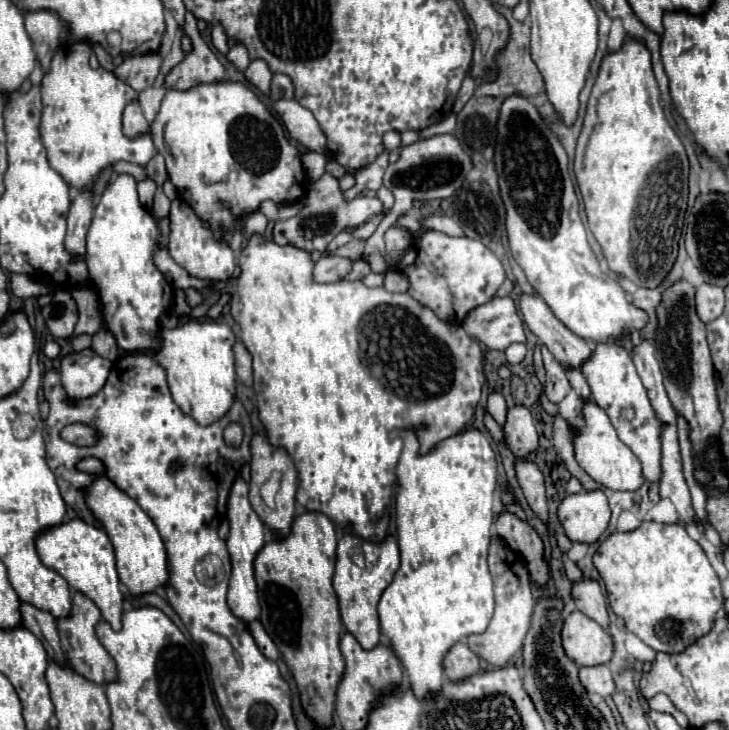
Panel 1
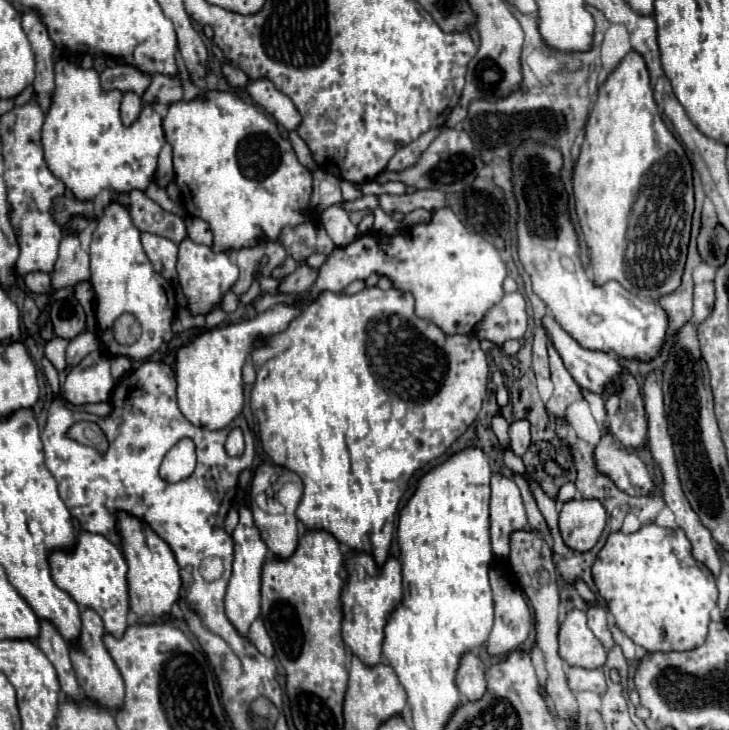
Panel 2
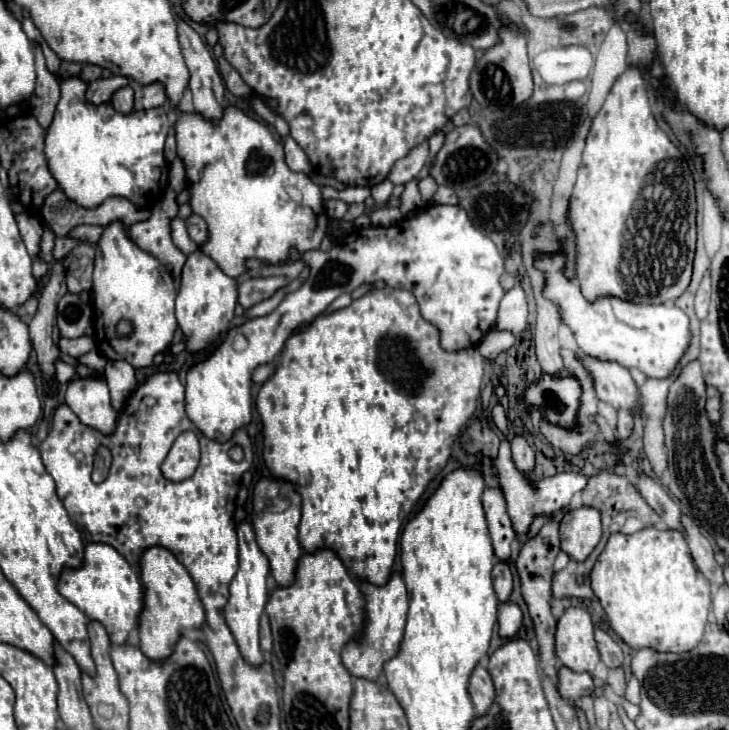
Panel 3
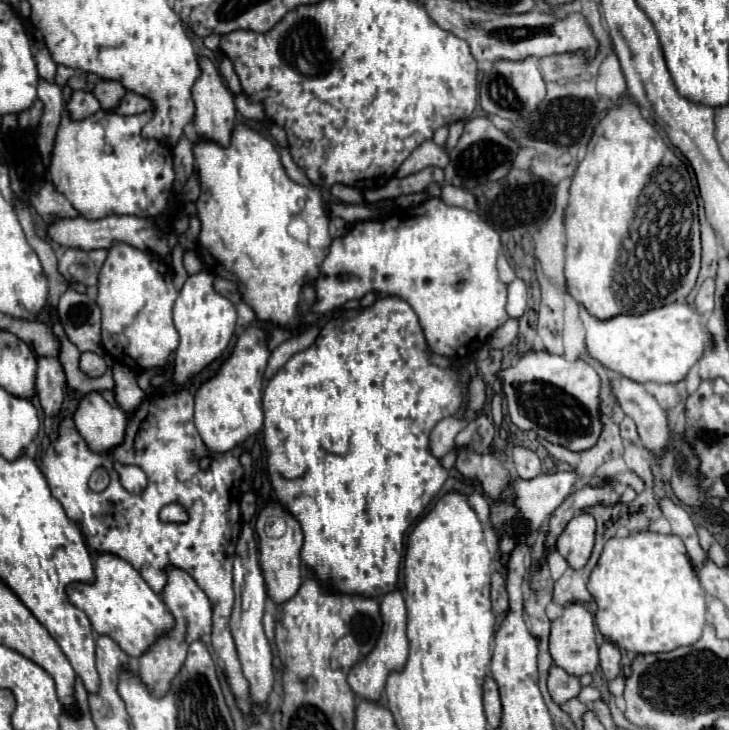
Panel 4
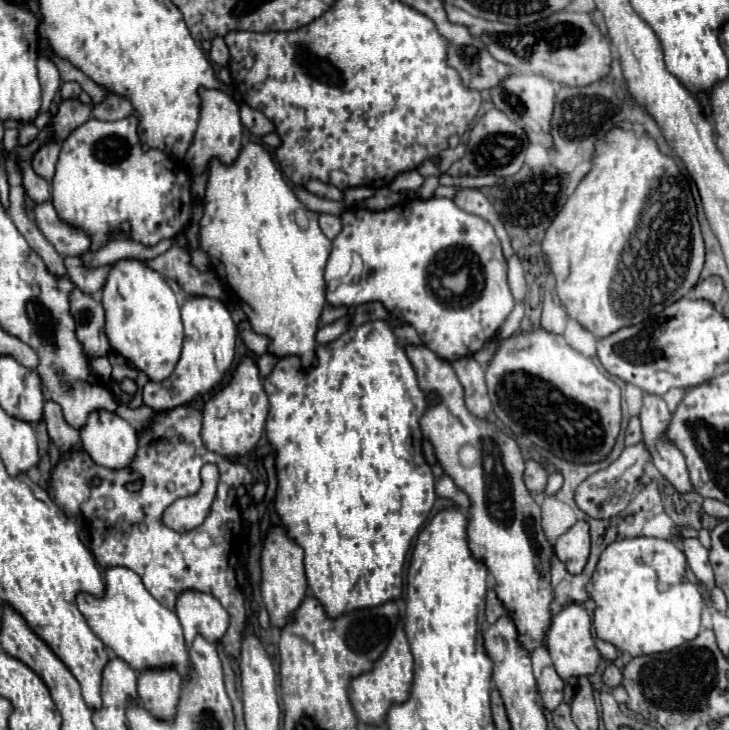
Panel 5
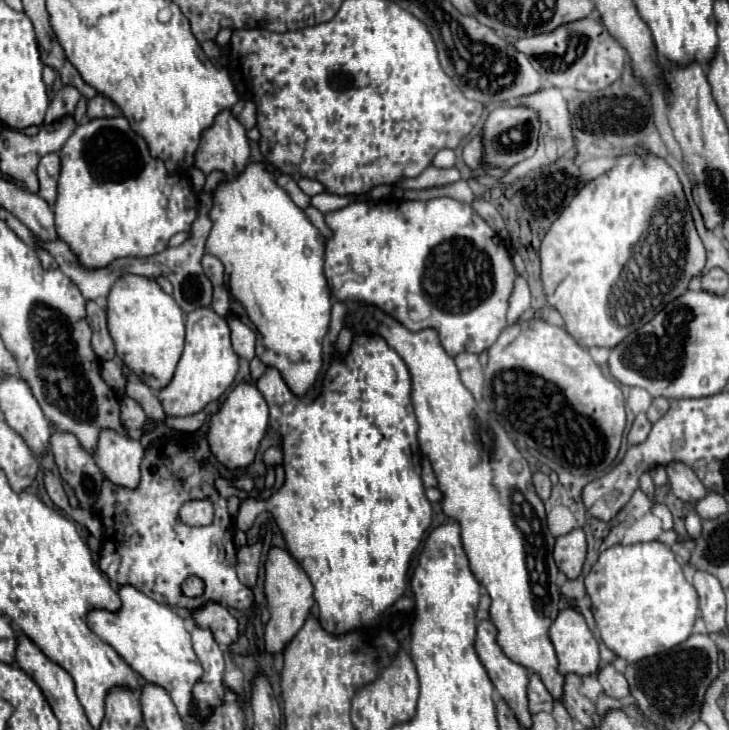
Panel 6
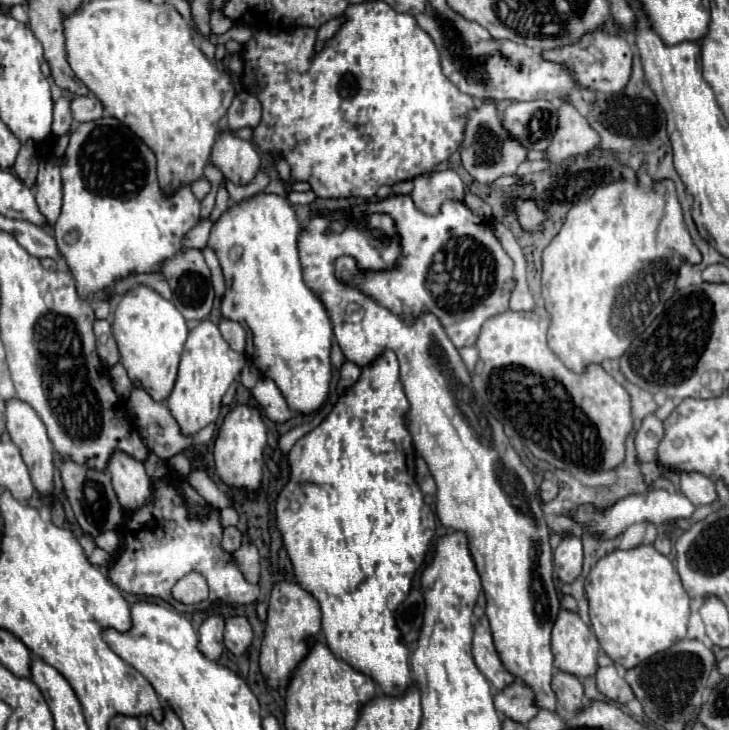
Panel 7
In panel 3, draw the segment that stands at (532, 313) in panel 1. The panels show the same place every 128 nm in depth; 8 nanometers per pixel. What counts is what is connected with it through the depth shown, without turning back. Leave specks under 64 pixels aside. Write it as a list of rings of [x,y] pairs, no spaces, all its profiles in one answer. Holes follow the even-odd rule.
[[[578,354],[578,362],[588,370],[594,380],[594,390],[598,400],[614,408],[636,408],[638,388],[628,372],[628,368],[618,362],[592,358],[588,354]]]

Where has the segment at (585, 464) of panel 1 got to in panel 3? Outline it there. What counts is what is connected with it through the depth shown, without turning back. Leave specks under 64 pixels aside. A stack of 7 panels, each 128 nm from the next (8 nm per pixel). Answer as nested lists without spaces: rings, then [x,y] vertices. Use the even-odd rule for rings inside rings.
[[[638,476],[634,486],[642,494],[642,498],[650,504],[650,508],[662,516],[662,520],[668,524],[668,528],[684,530],[680,524],[680,514],[682,514],[680,504],[662,488],[662,484],[652,480],[650,476]]]

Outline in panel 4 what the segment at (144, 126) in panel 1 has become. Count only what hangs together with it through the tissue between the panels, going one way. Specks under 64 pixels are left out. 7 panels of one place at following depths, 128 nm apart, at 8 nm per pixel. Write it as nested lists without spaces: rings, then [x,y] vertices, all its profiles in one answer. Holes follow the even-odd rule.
[[[100,80],[100,82],[94,86],[94,92],[96,92],[96,98],[98,98],[100,104],[102,104],[102,110],[114,110],[114,108],[120,104],[120,100],[124,98],[126,88],[124,88],[120,82]]]

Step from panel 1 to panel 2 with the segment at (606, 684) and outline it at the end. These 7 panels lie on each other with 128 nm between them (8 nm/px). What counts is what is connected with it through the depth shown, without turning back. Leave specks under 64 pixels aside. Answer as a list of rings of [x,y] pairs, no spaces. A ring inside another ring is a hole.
[[[570,668],[568,672],[568,686],[574,692],[596,692],[596,694],[604,694],[606,692],[606,676],[602,670],[588,670],[588,668]]]

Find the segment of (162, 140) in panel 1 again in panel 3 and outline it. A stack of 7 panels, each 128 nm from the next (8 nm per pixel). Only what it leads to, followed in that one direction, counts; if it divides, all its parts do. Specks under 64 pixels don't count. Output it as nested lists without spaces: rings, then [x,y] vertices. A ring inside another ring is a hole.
[[[236,106],[224,108],[224,114],[218,122],[206,120],[202,114],[182,112],[176,120],[176,146],[178,158],[184,162],[186,180],[190,190],[190,206],[194,214],[206,220],[210,238],[200,246],[204,254],[210,254],[228,276],[240,276],[246,272],[244,262],[248,258],[258,258],[262,262],[278,264],[288,258],[290,246],[296,246],[300,252],[320,248],[322,238],[330,230],[330,218],[324,208],[324,200],[318,184],[310,180],[304,172],[292,172],[284,162],[284,146],[280,140],[272,136],[268,124],[260,118],[254,118],[242,112]],[[288,188],[296,188],[302,192],[302,200],[294,200]]]

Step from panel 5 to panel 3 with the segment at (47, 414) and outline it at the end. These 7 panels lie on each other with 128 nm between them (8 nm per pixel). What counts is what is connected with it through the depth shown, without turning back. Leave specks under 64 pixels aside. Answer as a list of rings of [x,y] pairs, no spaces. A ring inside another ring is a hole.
[[[58,260],[52,264],[50,280],[42,290],[42,296],[38,300],[38,310],[30,322],[30,340],[38,354],[38,364],[46,380],[54,380],[54,360],[60,358],[60,350],[58,350],[60,332],[56,326],[56,306],[66,292],[68,292],[66,268],[64,262]]]

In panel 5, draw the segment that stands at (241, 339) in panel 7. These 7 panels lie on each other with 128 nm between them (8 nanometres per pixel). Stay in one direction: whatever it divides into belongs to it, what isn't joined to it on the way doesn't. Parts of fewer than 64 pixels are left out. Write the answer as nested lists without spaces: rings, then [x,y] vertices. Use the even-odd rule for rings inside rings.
[[[242,322],[242,324],[240,324],[240,334],[242,334],[248,350],[254,352],[256,356],[262,356],[262,354],[268,352],[268,338],[256,334],[256,332],[250,328],[248,322]]]

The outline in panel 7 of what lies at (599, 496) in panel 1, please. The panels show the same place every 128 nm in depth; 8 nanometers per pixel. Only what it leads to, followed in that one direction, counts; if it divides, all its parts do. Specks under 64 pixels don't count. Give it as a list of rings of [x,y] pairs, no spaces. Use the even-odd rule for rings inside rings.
[[[564,536],[554,550],[554,570],[562,582],[574,582],[582,572],[582,540],[580,536]]]

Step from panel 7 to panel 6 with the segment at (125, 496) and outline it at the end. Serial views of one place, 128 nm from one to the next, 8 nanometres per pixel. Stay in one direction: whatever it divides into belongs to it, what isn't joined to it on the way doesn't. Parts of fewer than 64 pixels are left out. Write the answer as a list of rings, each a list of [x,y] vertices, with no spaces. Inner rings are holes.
[[[100,430],[98,444],[92,452],[96,466],[104,472],[104,476],[114,484],[124,484],[128,488],[136,488],[140,482],[142,456],[144,448],[140,440],[116,430]]]

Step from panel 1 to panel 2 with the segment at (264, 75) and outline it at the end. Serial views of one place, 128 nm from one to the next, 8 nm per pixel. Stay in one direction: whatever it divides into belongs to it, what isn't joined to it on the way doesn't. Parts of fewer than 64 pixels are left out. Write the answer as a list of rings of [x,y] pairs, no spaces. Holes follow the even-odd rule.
[[[268,78],[250,80],[246,84],[246,90],[254,98],[254,102],[264,106],[276,118],[276,122],[282,124],[288,132],[292,132],[300,126],[302,116],[300,116],[298,108],[292,104],[292,100],[286,94],[276,90],[276,86]]]

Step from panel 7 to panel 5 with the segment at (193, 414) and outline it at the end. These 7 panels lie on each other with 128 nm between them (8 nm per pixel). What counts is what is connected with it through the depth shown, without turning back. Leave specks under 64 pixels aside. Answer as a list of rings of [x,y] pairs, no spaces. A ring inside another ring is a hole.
[[[188,296],[180,308],[184,324],[184,348],[174,372],[162,382],[148,382],[142,390],[142,400],[148,408],[162,412],[174,406],[192,402],[200,394],[212,390],[234,360],[236,346],[236,324],[228,308],[214,298]],[[112,352],[110,356],[108,356],[108,360],[110,360],[110,364],[112,364],[112,376],[116,378],[116,380],[122,380],[122,378],[136,378],[138,376],[138,370],[130,364],[130,362],[126,362],[124,357],[120,356],[120,358],[116,358],[116,354]]]

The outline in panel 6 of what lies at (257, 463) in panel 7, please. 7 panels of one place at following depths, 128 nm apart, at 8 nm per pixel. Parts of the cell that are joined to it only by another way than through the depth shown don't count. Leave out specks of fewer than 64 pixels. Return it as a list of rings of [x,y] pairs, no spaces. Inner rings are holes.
[[[252,382],[238,384],[222,402],[220,410],[210,418],[208,426],[208,444],[212,454],[230,470],[246,468],[252,464],[258,444],[264,438],[268,428],[268,404],[262,396],[262,392]]]

